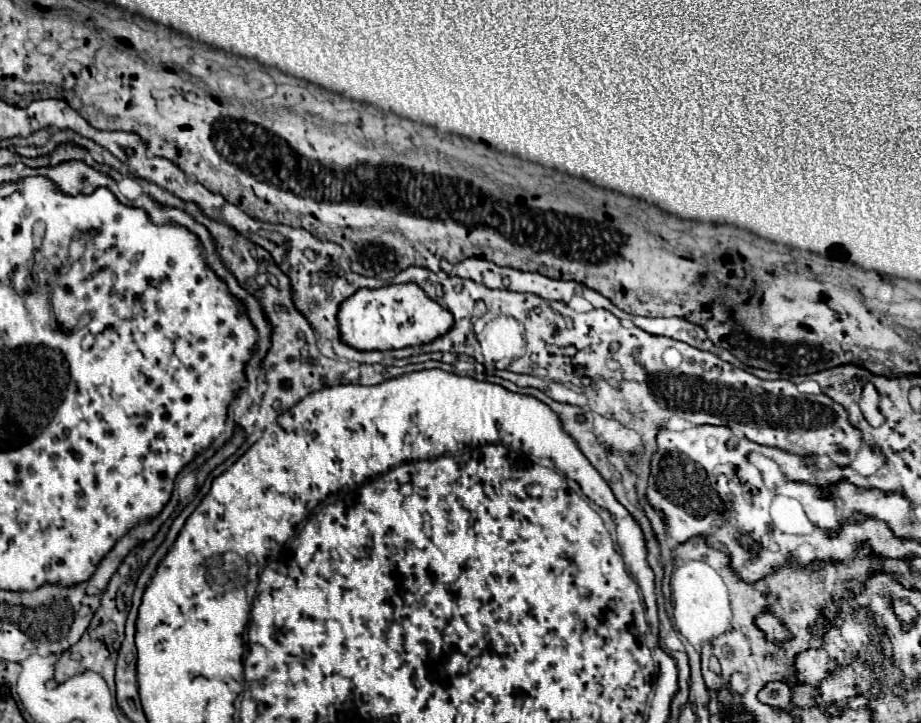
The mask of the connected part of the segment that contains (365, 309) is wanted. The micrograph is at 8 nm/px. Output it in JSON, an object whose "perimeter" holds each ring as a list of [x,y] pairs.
{"perimeter":[[[395,284],[377,290],[359,288],[353,296],[339,304],[337,312],[339,338],[347,346],[369,352],[369,350],[397,350],[407,346],[429,344],[435,338],[447,334],[455,320],[449,310],[427,298],[417,284]]]}

